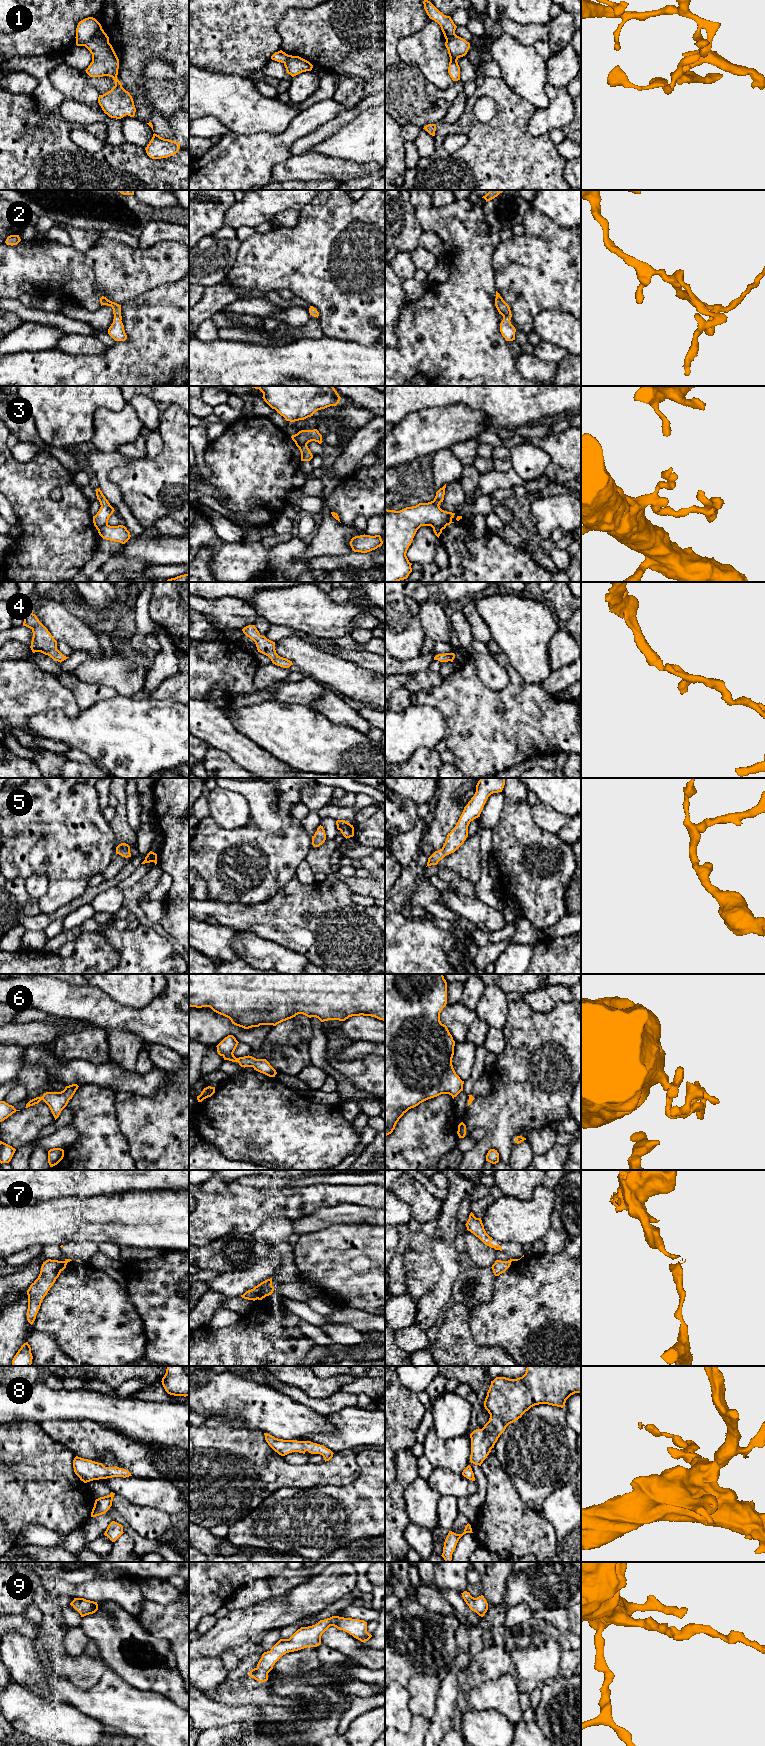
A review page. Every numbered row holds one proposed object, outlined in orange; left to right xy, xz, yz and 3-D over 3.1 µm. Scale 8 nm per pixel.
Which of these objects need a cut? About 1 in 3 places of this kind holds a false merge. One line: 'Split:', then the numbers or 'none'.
Split: 1, 3, 7

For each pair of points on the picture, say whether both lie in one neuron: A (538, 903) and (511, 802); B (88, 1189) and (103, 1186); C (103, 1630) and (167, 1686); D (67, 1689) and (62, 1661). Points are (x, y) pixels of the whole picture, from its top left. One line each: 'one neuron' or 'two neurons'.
A: one neuron
B: one neuron
C: one neuron
D: two neurons

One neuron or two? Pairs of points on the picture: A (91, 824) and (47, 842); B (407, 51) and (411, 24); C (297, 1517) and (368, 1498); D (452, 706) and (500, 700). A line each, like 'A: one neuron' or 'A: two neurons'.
A: one neuron
B: two neurons
C: one neuron
D: one neuron

